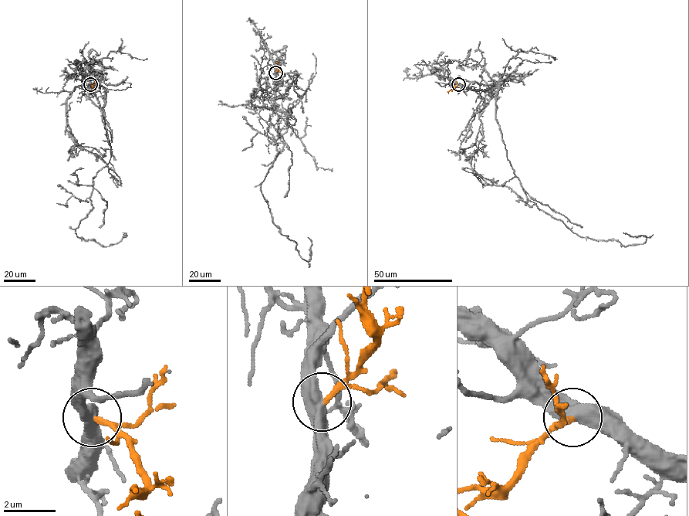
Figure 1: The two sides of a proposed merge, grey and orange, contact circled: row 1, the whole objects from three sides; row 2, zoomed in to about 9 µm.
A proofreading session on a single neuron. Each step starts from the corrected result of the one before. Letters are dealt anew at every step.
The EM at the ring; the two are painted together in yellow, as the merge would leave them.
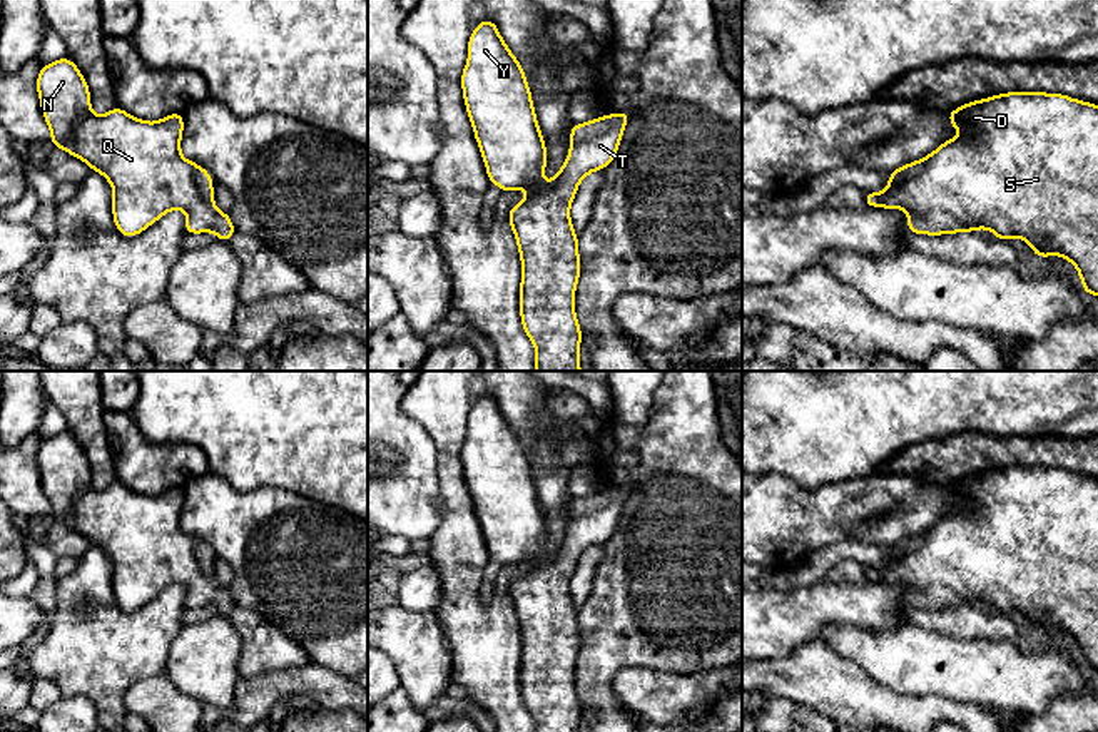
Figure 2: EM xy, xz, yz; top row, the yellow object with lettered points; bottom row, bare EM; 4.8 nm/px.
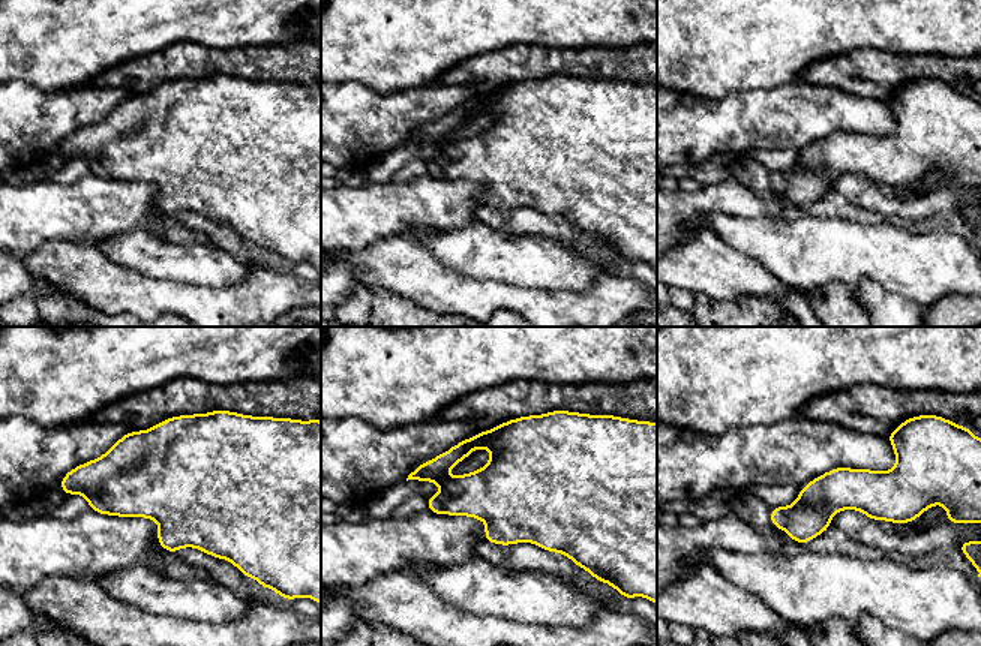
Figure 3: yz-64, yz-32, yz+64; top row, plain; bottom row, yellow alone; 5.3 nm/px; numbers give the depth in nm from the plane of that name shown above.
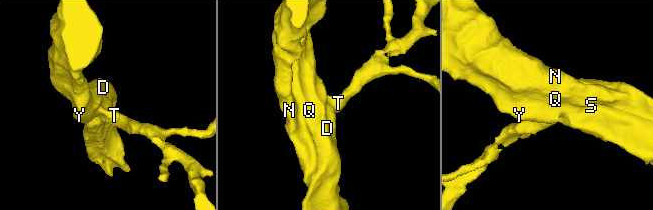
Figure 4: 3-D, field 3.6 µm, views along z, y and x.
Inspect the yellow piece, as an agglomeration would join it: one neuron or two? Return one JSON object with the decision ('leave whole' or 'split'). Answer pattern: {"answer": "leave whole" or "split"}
{"answer": "leave whole"}

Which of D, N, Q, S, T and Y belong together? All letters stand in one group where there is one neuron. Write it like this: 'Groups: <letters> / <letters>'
Groups: D N Q S T Y

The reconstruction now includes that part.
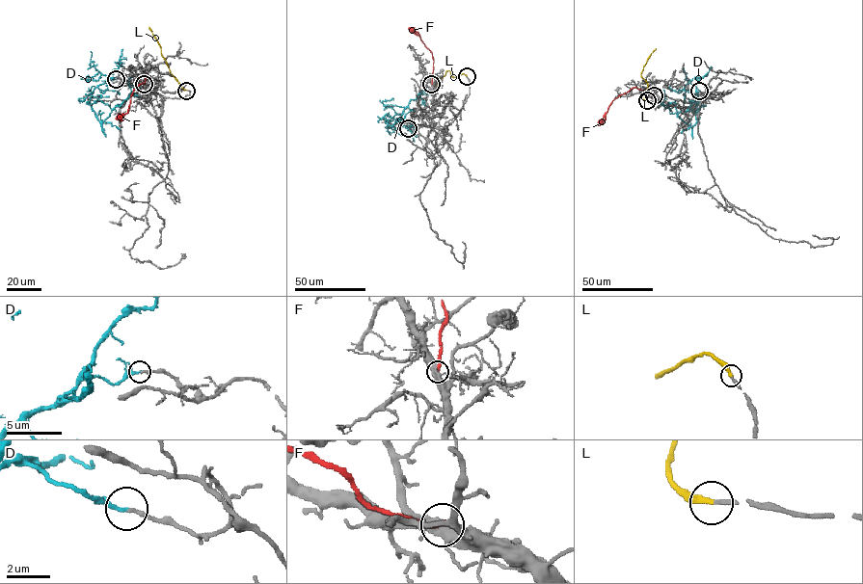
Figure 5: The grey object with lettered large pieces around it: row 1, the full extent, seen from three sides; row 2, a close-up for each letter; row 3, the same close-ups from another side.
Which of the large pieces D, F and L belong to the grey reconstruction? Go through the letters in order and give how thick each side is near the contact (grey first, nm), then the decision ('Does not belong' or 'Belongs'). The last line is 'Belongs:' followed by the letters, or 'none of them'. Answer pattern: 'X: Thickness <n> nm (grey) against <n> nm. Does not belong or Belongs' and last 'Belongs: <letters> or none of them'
D: Thickness 160 nm (grey) against 140 nm. Does not belong
F: Thickness 400 nm (grey) against 240 nm. Does not belong
L: Thickness 200 nm (grey) against 260 nm. Belongs
Belongs: L

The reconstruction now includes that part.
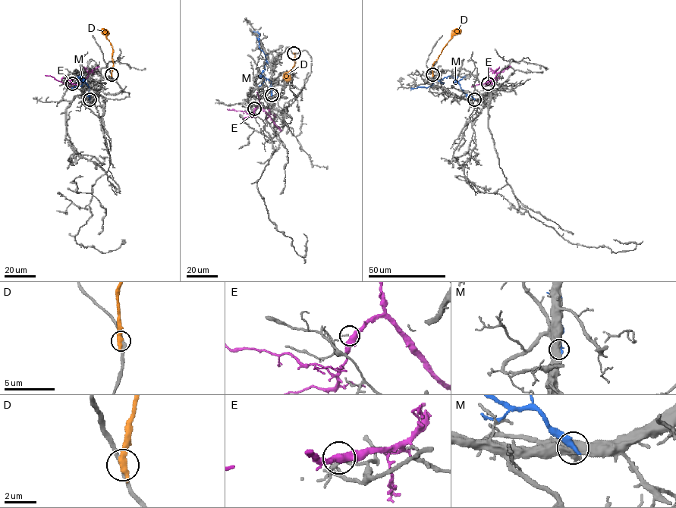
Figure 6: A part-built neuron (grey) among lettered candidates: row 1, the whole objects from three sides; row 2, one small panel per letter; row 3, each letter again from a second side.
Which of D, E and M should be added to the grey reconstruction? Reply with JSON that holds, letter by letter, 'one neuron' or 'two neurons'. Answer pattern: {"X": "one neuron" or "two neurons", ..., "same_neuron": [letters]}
{"D": "two neurons", "E": "two neurons", "M": "two neurons", "same_neuron": []}

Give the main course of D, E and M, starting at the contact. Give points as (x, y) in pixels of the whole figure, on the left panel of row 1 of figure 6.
D: (111, 75), (112, 48), (103, 29)
E: (72, 83), (84, 79), (99, 66)
M: (89, 99), (89, 86), (78, 79), (83, 76), (82, 85), (75, 89), (71, 88)

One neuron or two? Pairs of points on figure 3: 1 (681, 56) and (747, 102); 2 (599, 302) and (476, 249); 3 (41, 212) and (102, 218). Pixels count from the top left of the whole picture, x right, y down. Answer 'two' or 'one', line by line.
1: two
2: two
3: one

